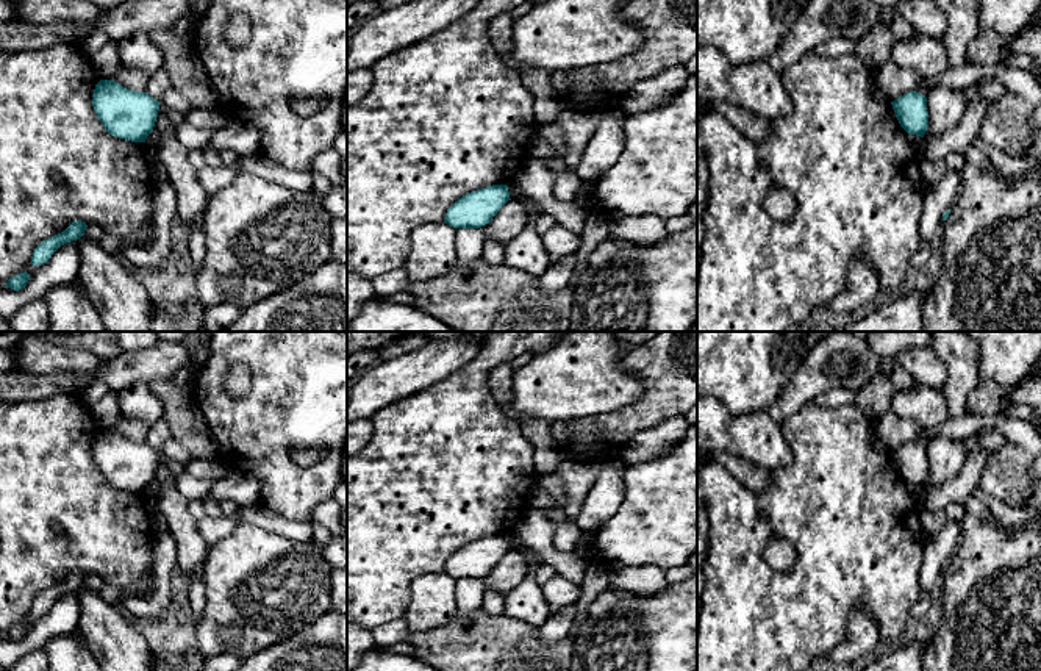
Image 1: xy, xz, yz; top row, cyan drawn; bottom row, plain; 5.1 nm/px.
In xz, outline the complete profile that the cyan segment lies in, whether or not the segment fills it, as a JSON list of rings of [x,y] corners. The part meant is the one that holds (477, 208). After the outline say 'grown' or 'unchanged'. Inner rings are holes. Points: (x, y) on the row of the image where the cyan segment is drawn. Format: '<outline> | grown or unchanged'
[[[506,185],[467,192],[447,210],[444,222],[453,228],[481,228],[508,200],[511,199]]] | unchanged

